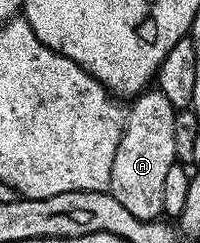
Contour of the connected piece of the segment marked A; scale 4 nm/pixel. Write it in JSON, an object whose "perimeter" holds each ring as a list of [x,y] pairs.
{"perimeter":[[[150,87],[145,90],[143,93],[137,94],[136,97],[132,98],[131,104],[128,106],[126,115],[125,115],[125,130],[123,135],[119,139],[119,147],[115,151],[115,163],[111,163],[111,183],[108,187],[109,194],[112,195],[115,199],[119,199],[119,203],[126,211],[131,211],[131,215],[135,215],[135,219],[143,219],[144,221],[156,221],[163,214],[163,182],[167,175],[167,171],[170,167],[175,164],[177,161],[175,153],[175,144],[174,144],[174,124],[175,117],[178,110],[173,108],[173,104],[170,103],[167,99],[167,95],[163,95],[161,90],[156,87]]]}

